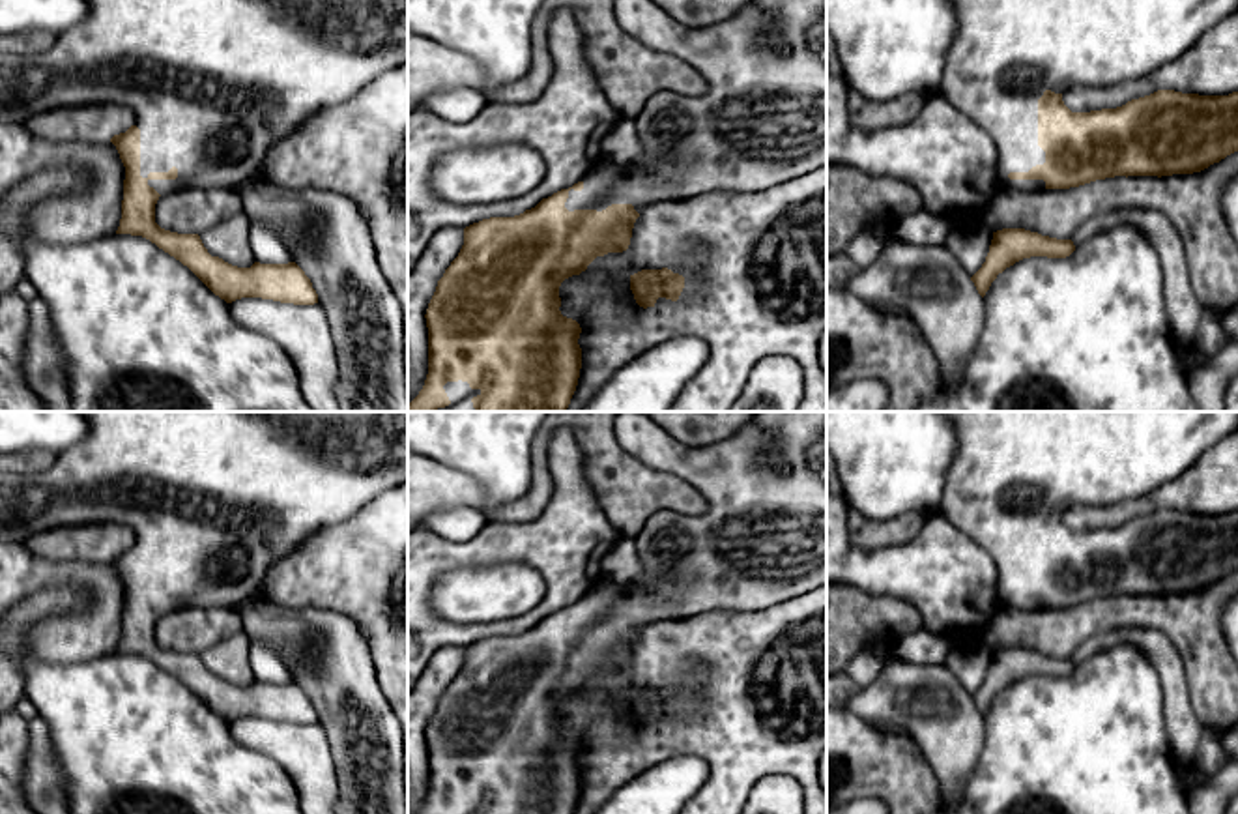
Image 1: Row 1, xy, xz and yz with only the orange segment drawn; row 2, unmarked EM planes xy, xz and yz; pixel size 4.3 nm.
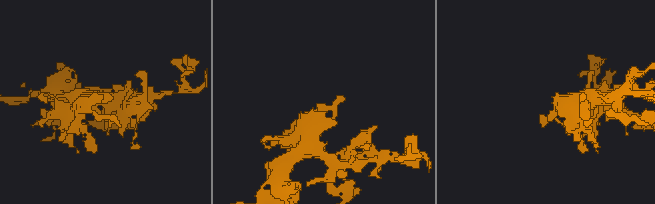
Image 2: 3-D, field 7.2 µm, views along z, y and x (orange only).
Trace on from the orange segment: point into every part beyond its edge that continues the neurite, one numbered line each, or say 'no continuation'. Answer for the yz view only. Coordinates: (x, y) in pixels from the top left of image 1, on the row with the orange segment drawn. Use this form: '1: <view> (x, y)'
1: yz (1007, 53)

